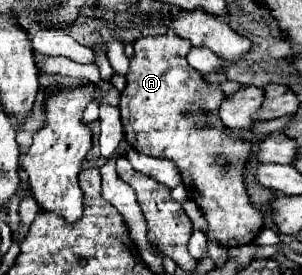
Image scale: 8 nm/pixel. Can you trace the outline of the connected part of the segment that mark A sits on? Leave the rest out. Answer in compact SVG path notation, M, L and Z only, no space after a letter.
M168 30L166 34L144 36L136 40L134 60L130 62L130 72L126 76L128 84L122 90L118 108L120 108L120 118L122 118L128 144L138 152L170 158L176 162L190 198L200 206L208 222L208 238L214 244L228 250L234 246L244 246L254 242L264 224L264 212L256 204L252 204L244 182L244 170L250 158L252 142L238 138L226 126L222 126L222 120L218 118L218 104L222 104L226 96L216 82L208 82L204 74L188 66L186 54L190 50L192 50L192 42L186 38L180 38L172 30Z

